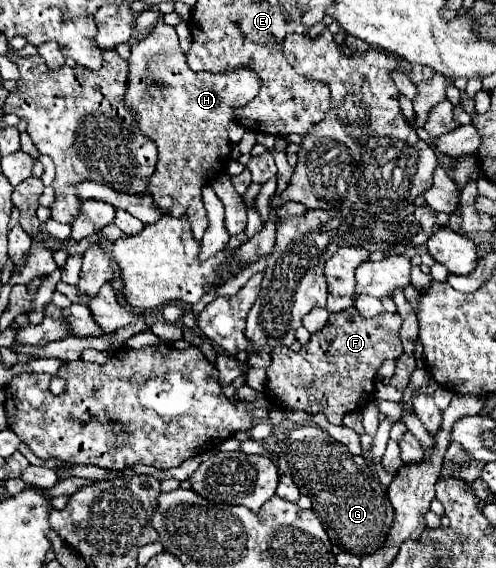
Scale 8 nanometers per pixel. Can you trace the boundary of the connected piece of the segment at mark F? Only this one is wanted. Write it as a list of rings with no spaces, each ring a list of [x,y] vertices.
[[[355,307],[333,313],[329,325],[321,333],[313,333],[311,341],[301,347],[301,351],[291,351],[289,347],[273,349],[271,365],[267,367],[267,395],[281,409],[299,409],[305,413],[323,413],[331,425],[341,425],[349,411],[361,407],[361,403],[375,400],[375,375],[385,359],[397,359],[403,353],[399,339],[401,317],[397,313],[381,313],[369,321],[359,317]]]

